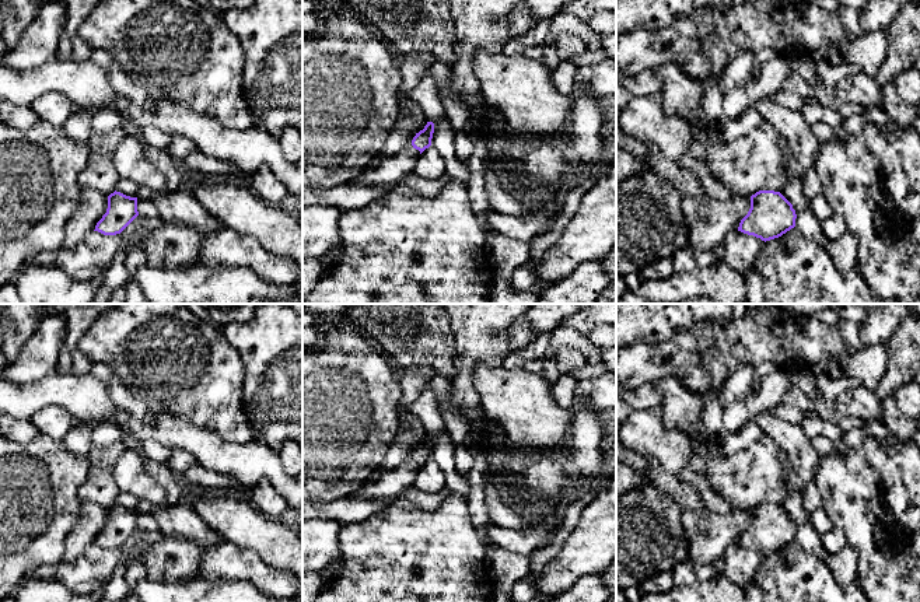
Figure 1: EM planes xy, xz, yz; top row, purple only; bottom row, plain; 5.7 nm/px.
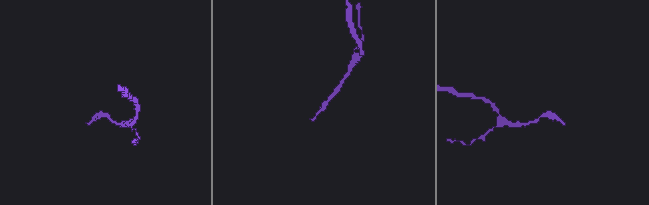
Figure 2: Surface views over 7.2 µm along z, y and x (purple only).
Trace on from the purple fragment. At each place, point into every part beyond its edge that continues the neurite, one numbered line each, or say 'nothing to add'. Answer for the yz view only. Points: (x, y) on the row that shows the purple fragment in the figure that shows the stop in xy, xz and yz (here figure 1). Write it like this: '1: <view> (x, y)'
nothing to add

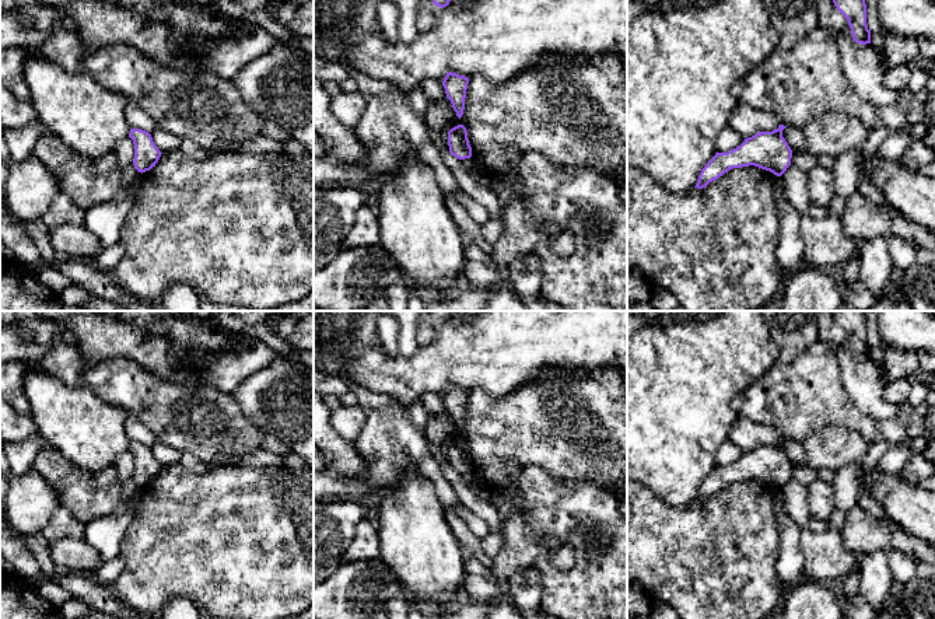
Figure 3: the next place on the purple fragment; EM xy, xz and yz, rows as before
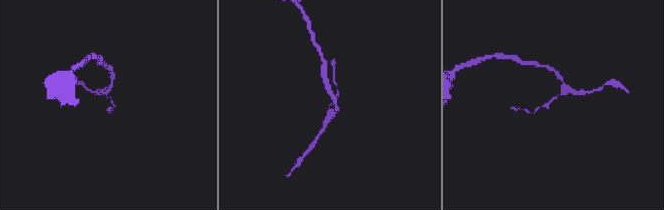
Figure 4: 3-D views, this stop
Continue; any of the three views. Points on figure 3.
nothing to add

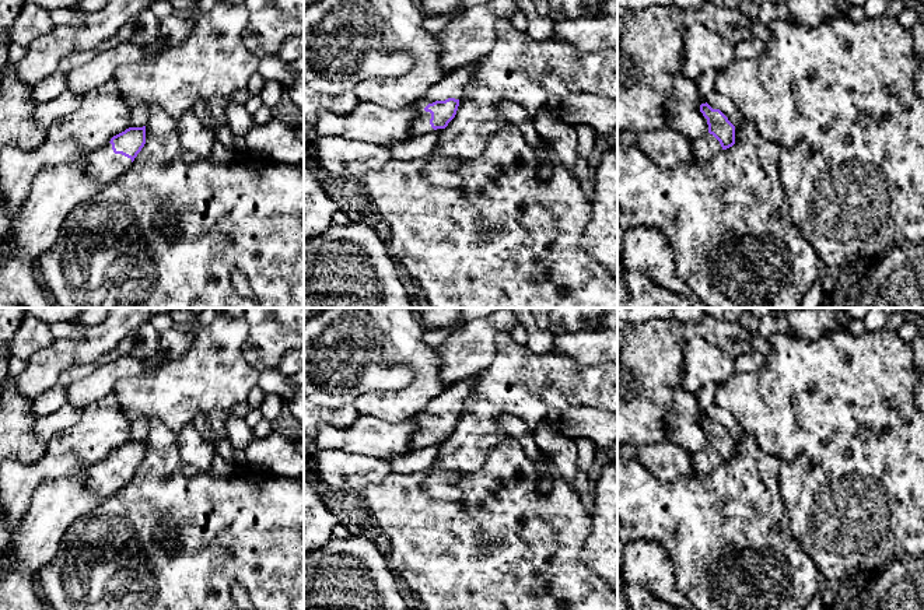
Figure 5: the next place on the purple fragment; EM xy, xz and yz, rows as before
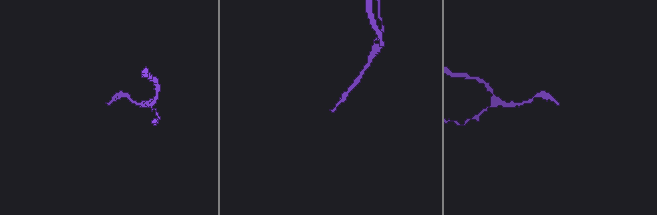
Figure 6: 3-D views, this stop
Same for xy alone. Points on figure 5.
1: xy (104, 165)

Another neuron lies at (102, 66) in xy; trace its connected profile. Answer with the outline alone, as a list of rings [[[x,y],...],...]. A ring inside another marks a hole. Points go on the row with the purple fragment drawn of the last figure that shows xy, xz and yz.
[[[120,42],[106,50],[97,50],[95,56],[73,69],[67,74],[67,88],[84,95],[115,77],[116,70],[127,63],[153,60],[158,53],[148,53],[146,45],[136,42]]]

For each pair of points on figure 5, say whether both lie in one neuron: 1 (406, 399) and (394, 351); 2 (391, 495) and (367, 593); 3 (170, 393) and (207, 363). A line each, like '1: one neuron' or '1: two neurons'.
1: one neuron
2: two neurons
3: one neuron

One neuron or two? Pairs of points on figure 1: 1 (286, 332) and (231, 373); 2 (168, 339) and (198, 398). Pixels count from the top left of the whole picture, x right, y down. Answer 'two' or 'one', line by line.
1: two
2: one

